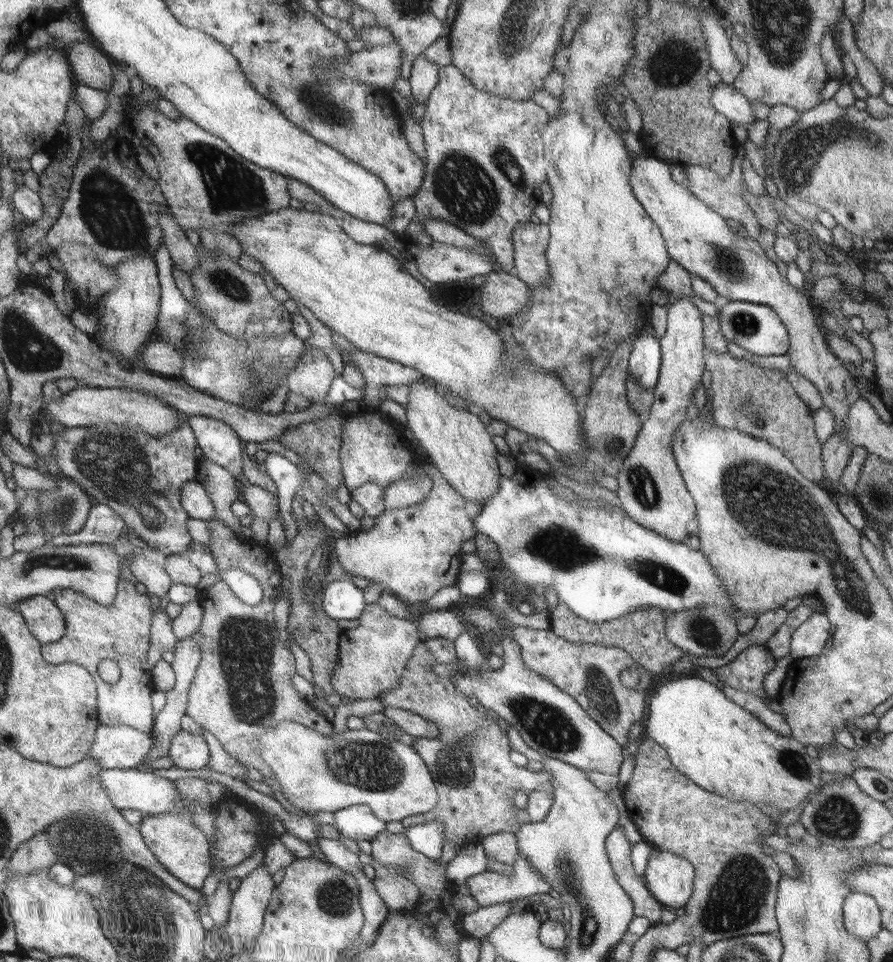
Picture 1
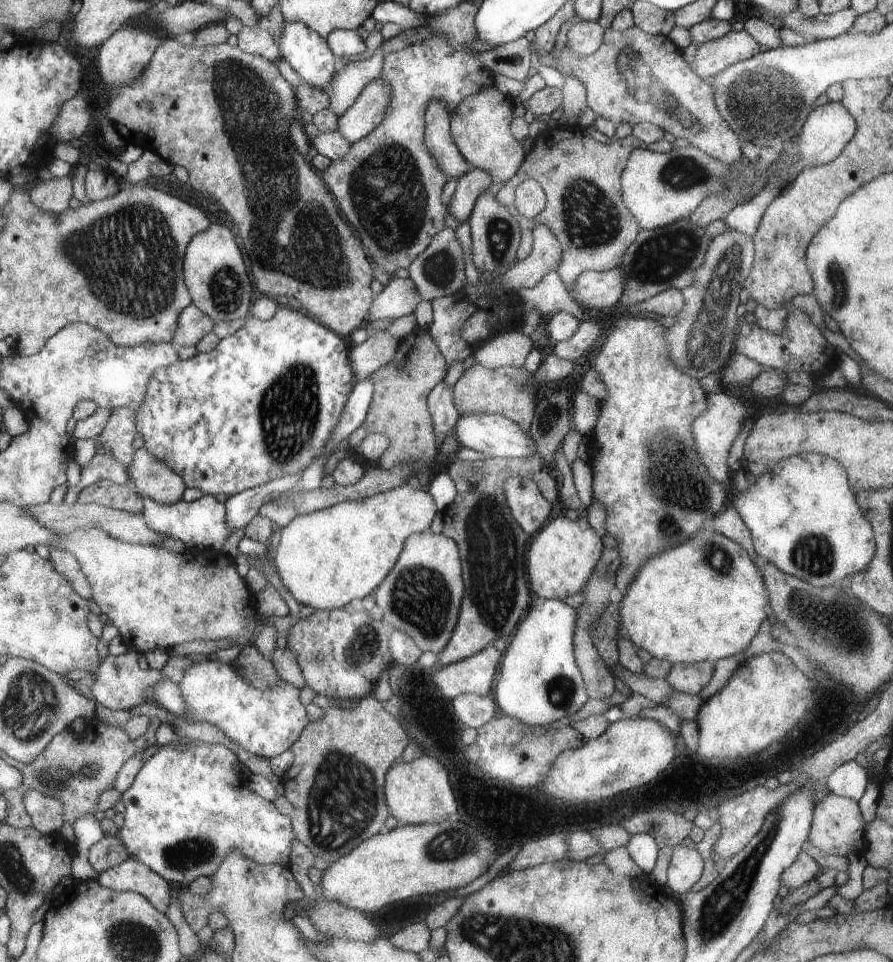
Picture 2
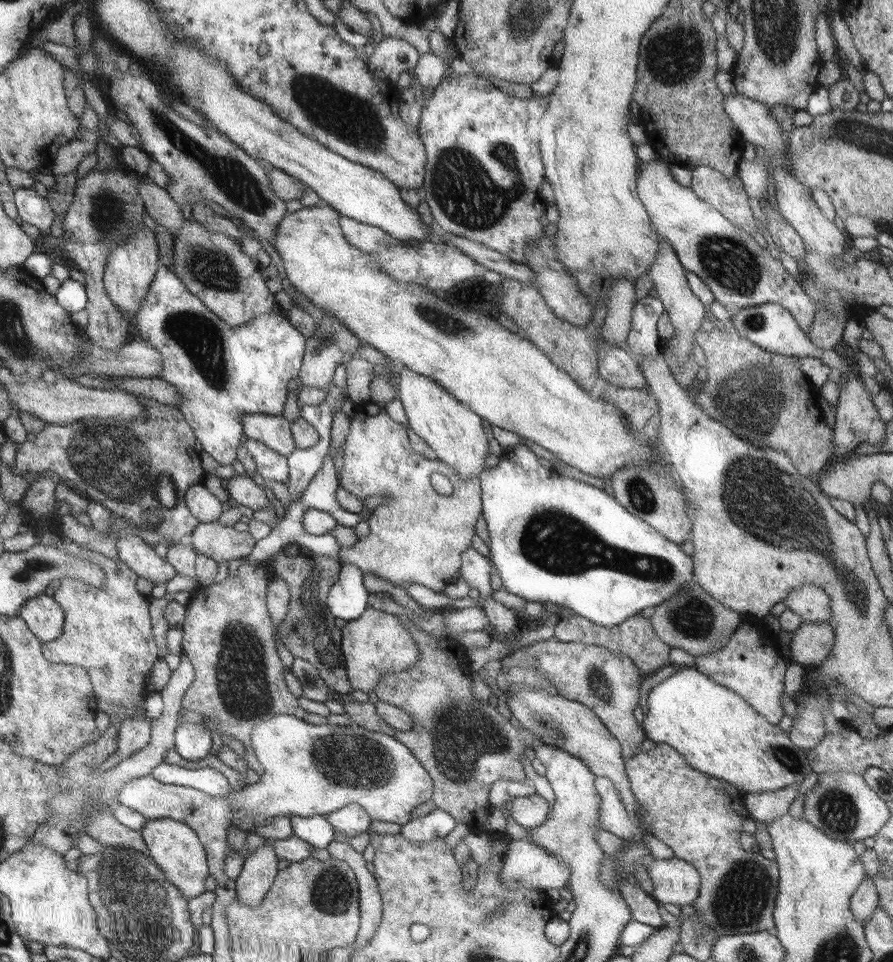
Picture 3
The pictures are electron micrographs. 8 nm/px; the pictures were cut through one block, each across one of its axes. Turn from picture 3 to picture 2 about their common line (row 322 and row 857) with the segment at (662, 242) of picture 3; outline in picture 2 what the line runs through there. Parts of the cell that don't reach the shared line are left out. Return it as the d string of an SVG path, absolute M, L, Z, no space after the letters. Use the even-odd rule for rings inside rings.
M681 844L673 848L673 856L667 868L667 886L673 894L685 894L691 890L691 886L699 880L703 872L703 862L697 850L687 848Z

